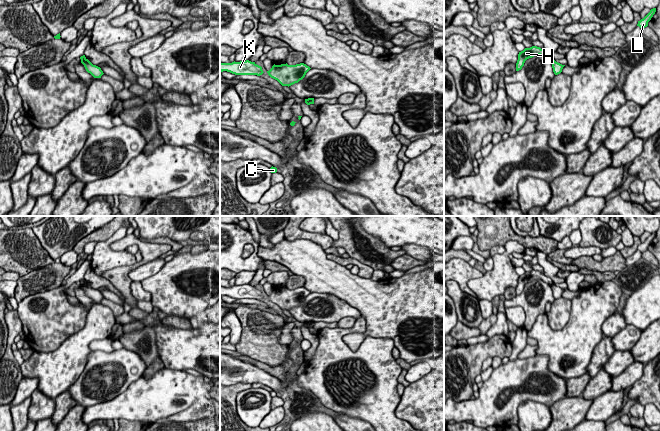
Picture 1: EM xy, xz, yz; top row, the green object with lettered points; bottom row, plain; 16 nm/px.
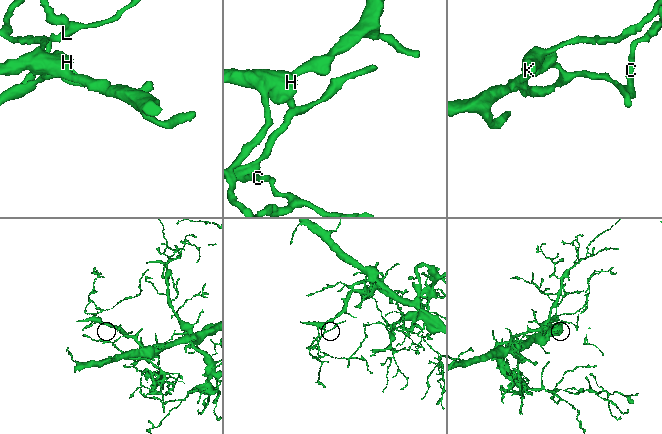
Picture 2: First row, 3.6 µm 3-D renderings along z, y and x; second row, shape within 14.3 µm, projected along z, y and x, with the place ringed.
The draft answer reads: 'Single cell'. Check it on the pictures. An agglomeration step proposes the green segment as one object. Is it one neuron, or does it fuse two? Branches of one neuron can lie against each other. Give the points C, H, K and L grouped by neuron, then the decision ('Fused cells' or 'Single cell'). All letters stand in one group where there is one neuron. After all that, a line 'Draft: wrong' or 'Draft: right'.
Groups: C L / H K. Fused cells
Draft: wrong

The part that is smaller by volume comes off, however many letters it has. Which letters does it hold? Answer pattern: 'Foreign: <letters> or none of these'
Foreign: C, L

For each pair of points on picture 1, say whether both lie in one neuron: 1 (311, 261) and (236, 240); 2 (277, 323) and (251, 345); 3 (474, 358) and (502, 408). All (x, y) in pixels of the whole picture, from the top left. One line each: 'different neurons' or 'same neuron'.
1: different neurons
2: same neuron
3: different neurons

